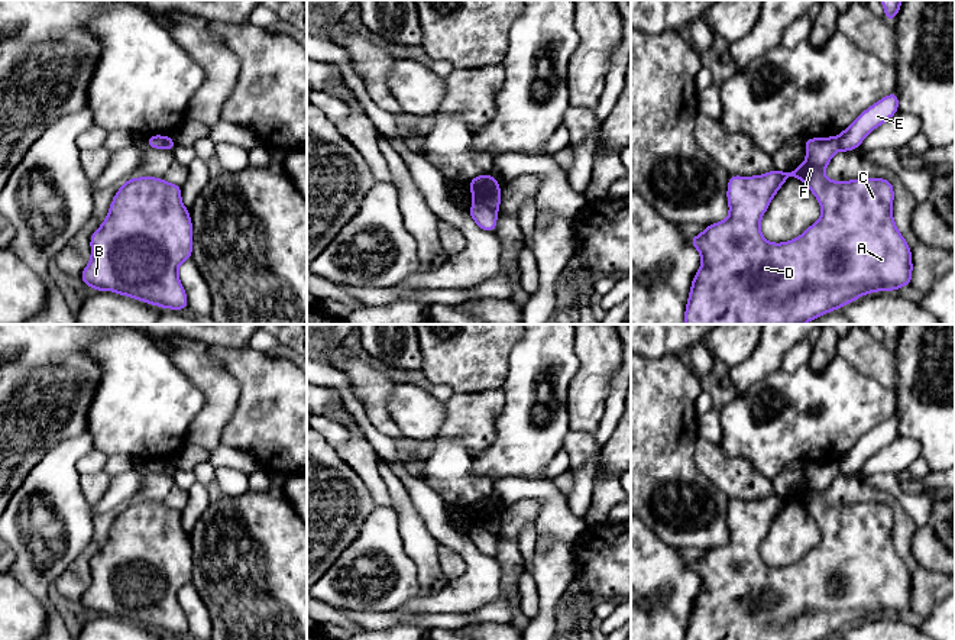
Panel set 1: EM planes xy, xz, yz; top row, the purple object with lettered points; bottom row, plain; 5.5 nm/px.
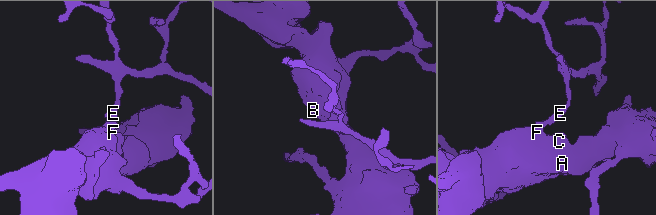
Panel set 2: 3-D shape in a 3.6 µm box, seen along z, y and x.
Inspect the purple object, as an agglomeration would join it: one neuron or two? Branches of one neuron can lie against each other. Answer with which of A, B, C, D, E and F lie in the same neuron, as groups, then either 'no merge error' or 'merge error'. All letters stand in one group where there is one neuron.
A B C D F / E; merge error

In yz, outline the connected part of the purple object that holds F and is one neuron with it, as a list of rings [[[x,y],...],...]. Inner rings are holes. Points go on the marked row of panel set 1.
[[[838,136],[805,139],[806,161],[789,172],[771,169],[763,175],[728,175],[726,200],[729,216],[705,230],[689,243],[700,253],[700,268],[693,275],[684,310],[684,324],[805,324],[826,313],[842,308],[860,297],[878,291],[897,291],[912,285],[912,250],[893,220],[893,181],[857,178],[831,181],[825,168],[839,151]],[[789,177],[802,180],[822,207],[822,216],[800,236],[781,243],[767,242],[760,223],[770,201]]]

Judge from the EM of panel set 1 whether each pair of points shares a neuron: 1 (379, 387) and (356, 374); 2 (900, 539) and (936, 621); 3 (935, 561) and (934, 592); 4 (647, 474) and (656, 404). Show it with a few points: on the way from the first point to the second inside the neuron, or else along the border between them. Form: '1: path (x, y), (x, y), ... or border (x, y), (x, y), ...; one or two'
1: path (374, 385), (362, 374); one
2: border (939, 601), (925, 619); two
3: border (910, 549), (922, 566), (939, 574); two
4: path (647, 456), (647, 422); one

